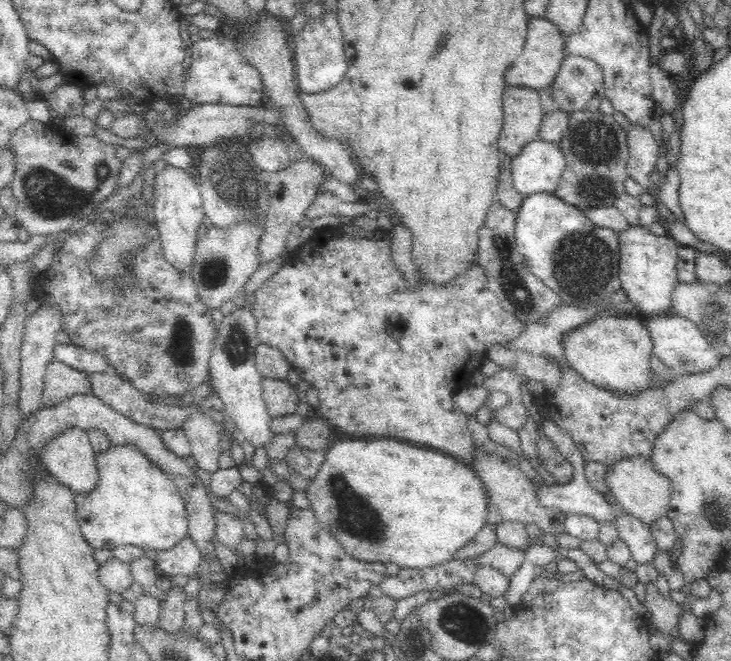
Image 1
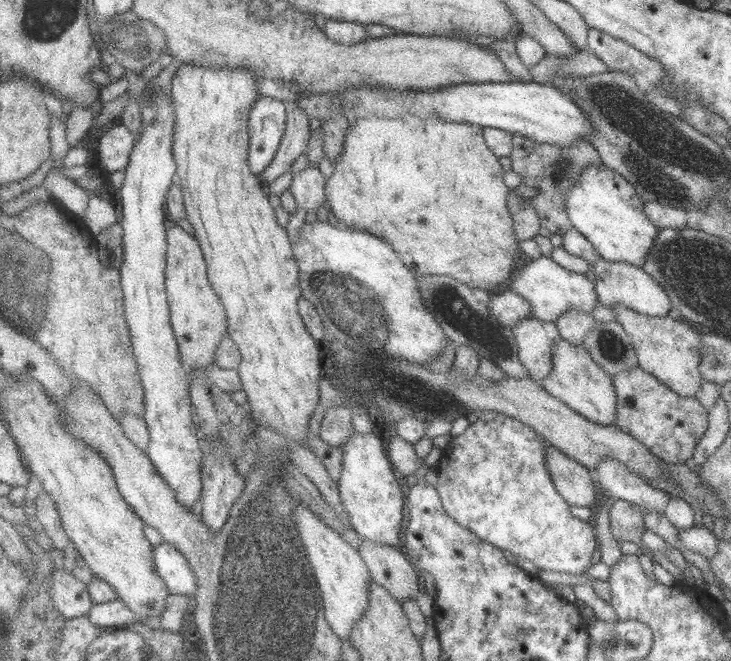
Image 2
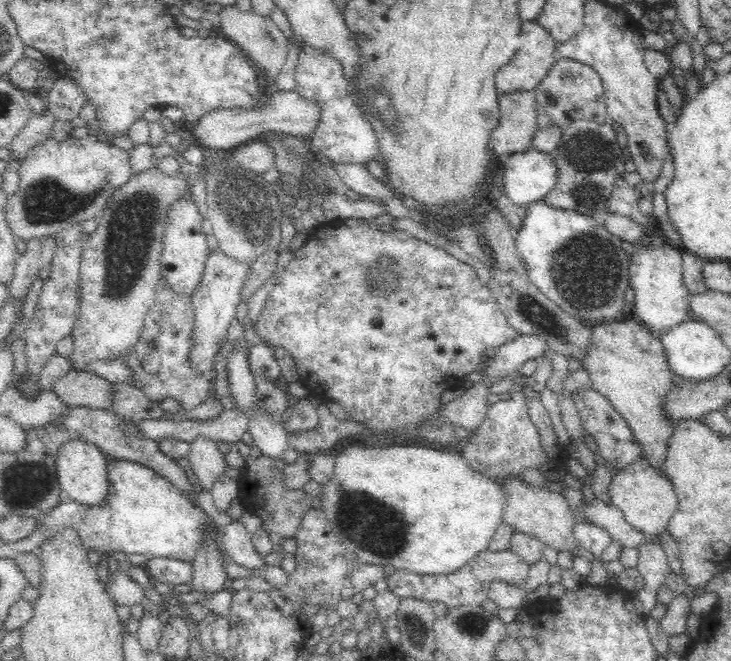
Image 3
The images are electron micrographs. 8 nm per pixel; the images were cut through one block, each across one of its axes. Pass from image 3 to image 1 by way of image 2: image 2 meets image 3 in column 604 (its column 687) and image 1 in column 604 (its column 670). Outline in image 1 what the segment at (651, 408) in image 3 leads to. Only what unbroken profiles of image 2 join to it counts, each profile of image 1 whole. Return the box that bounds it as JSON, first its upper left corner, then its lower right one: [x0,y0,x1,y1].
[557,317,653,395]

